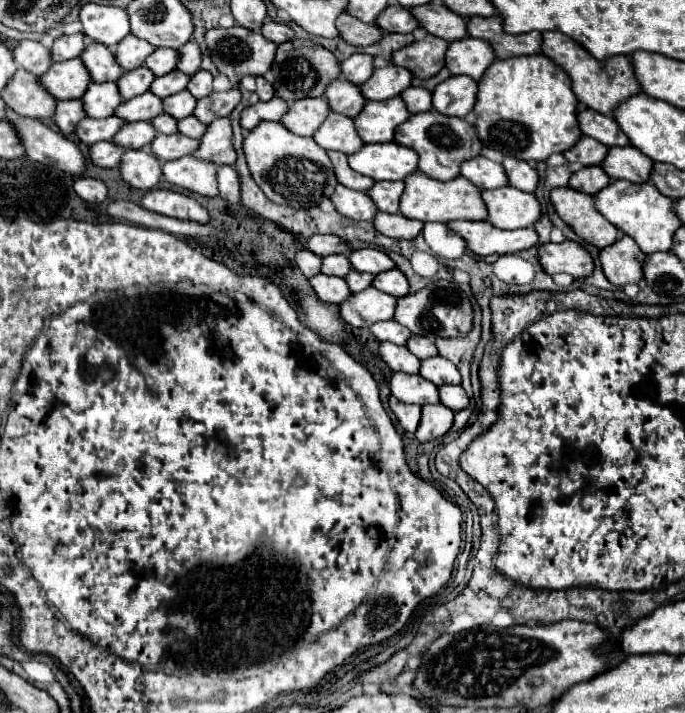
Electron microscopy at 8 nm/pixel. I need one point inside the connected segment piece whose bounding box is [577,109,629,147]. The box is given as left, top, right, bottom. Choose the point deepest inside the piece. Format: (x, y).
(605, 129)

